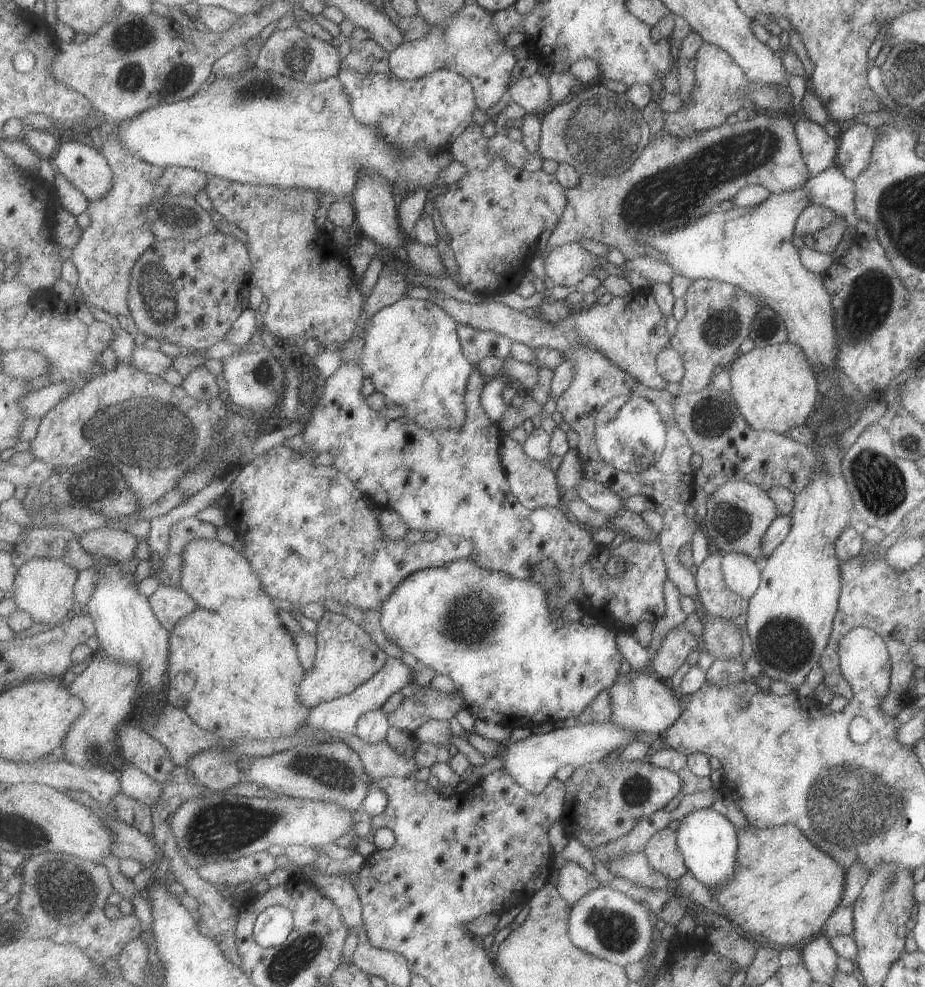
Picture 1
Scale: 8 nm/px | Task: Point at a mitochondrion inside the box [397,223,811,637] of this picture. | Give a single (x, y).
(712, 417)

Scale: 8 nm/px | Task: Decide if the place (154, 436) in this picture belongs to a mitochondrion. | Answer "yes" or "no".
yes

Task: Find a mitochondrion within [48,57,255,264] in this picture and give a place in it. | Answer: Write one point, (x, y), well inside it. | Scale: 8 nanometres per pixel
(132, 83)

